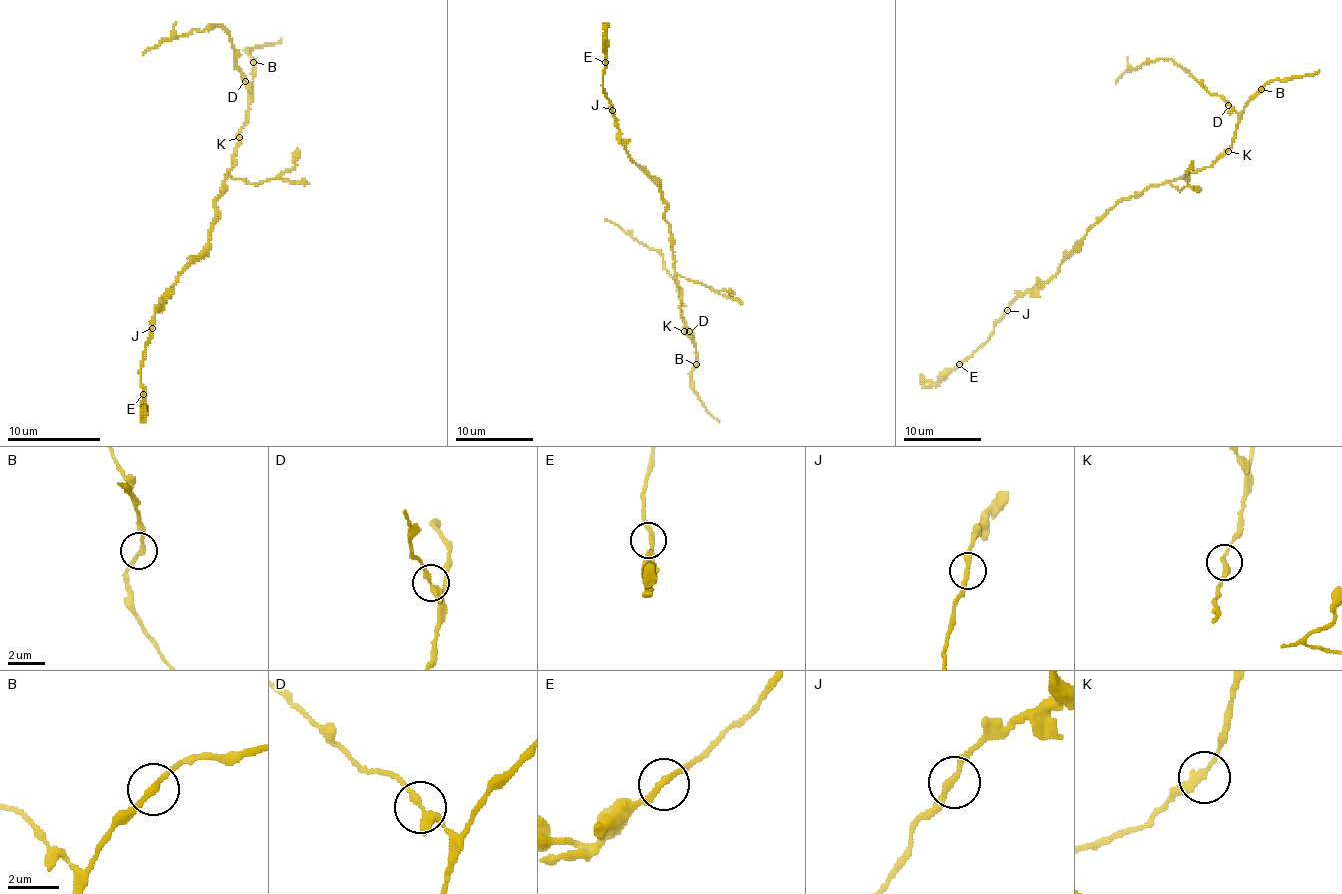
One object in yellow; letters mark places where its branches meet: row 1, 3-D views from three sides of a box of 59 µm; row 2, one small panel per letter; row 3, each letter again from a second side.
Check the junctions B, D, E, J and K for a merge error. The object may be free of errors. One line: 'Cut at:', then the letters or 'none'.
Cut at: D

